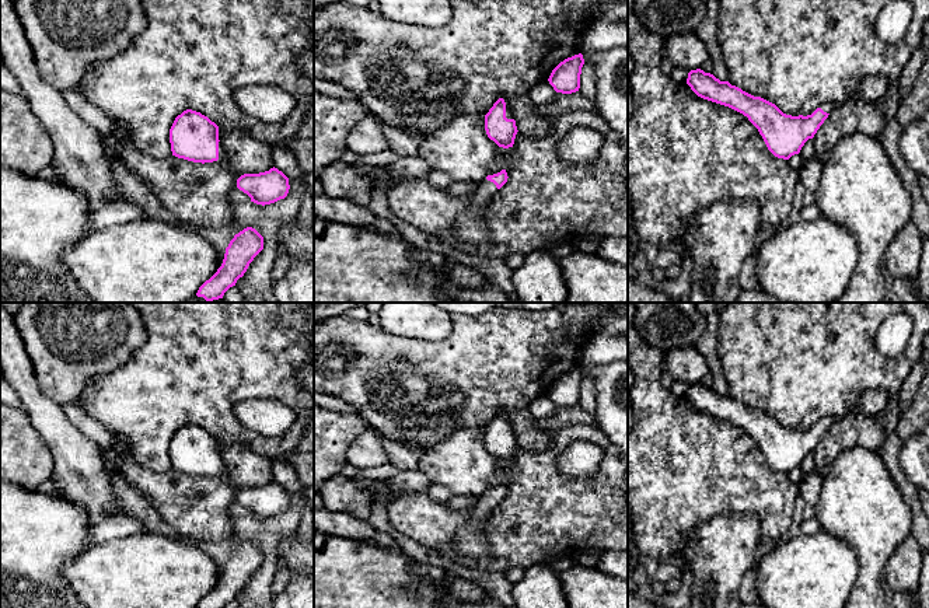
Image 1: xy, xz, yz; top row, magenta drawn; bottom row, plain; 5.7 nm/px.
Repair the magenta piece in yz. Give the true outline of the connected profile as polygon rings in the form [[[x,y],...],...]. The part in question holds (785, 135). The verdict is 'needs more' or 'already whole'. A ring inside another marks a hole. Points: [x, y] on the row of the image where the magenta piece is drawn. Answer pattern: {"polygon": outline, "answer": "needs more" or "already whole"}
{"polygon": [[[701,69],[691,70],[685,83],[698,97],[729,106],[747,116],[758,129],[768,150],[783,160],[799,154],[804,143],[814,137],[835,109],[834,102],[827,102],[807,116],[786,115],[775,104],[754,97],[729,81],[720,81]]], "answer": "needs more"}

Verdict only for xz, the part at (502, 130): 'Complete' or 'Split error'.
Split error

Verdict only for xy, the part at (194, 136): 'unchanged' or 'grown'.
grown

